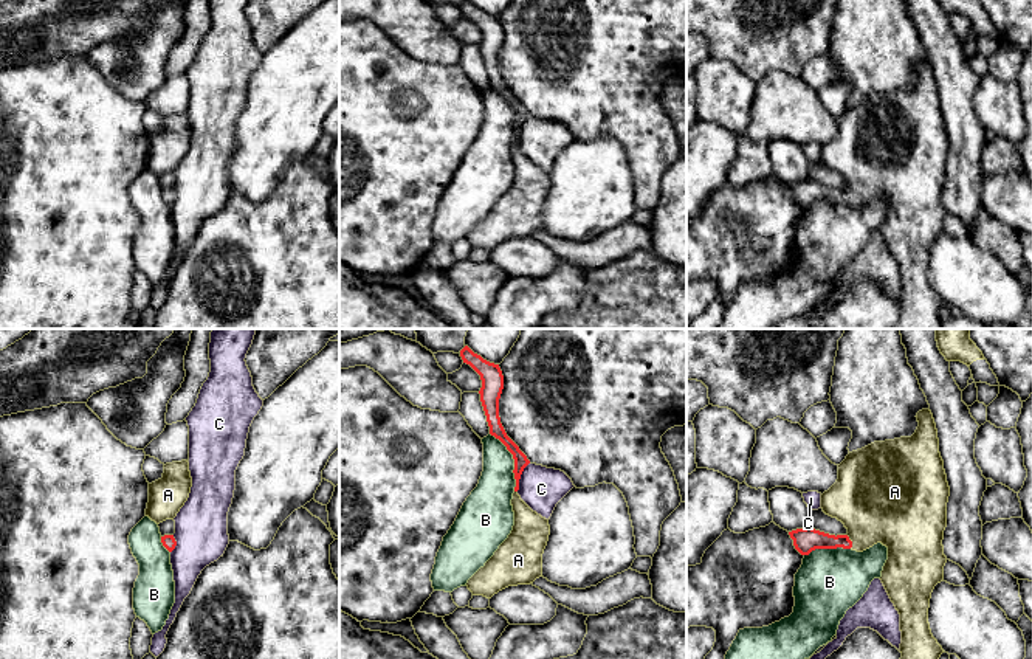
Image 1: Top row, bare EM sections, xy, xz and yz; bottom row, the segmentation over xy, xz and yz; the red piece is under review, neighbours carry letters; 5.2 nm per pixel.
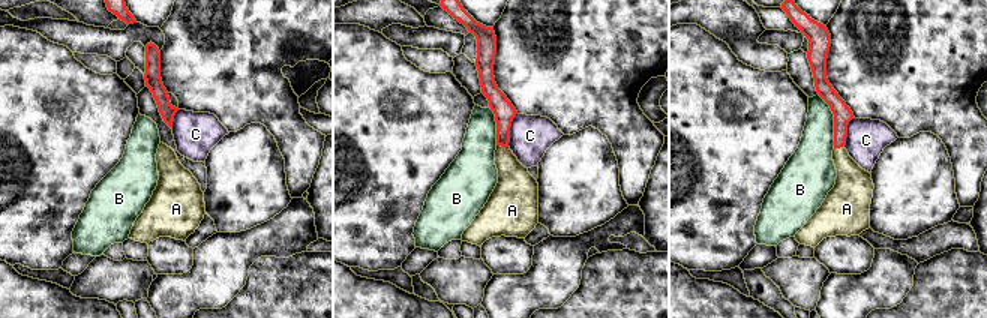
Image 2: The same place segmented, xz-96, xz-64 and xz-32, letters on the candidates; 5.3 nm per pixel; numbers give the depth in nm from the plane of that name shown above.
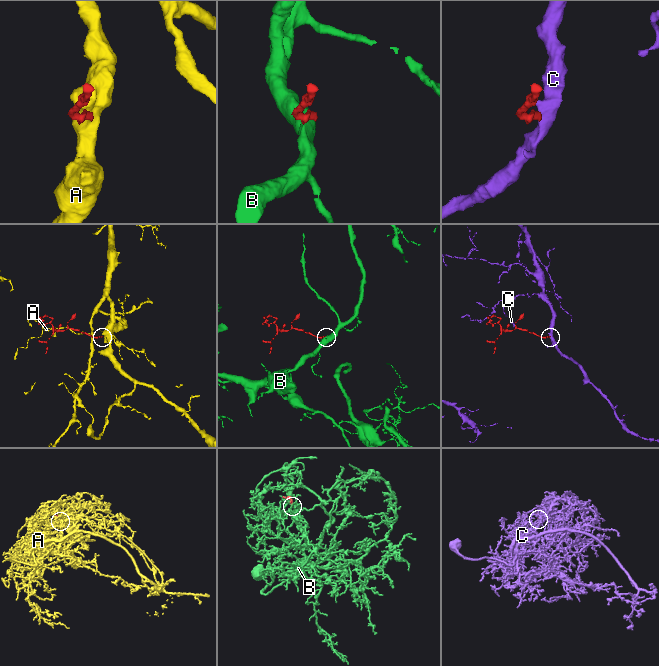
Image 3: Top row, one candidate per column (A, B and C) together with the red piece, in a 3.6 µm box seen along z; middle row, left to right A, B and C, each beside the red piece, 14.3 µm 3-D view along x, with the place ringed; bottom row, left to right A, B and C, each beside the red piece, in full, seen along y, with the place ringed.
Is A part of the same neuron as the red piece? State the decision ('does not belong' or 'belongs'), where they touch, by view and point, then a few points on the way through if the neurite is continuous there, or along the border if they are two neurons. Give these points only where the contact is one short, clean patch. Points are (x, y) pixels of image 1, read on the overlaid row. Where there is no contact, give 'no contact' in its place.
belongs | yz (851, 541) | across yz (806, 540), (851, 541), (877, 501)

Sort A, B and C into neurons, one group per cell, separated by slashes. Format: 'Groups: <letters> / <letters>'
Groups: A / B / C

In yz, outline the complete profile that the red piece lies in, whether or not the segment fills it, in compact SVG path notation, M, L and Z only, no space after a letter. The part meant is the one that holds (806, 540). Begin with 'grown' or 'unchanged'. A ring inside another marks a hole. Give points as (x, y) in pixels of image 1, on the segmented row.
grown | M930 409L917 412L919 426L911 437L874 442L862 450L852 451L838 465L837 482L821 495L821 509L826 515L837 518L848 529L846 535L829 535L812 527L789 532L795 549L809 555L815 549L852 549L863 552L877 543L888 547L888 560L882 571L882 583L900 614L900 659L939 659L942 647L933 637L928 623L930 599L934 586L944 580L944 530L947 527L947 502L950 487L939 453L937 430Z

